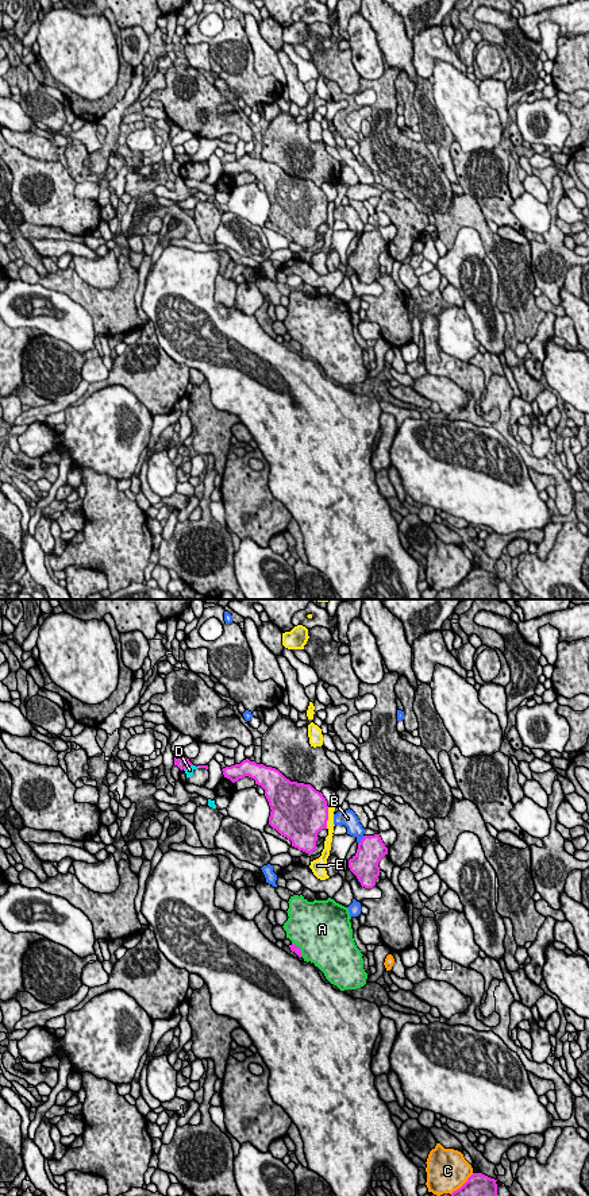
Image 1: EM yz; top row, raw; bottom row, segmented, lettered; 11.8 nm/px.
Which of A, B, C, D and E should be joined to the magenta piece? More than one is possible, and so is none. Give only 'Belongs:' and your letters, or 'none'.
Belongs: none

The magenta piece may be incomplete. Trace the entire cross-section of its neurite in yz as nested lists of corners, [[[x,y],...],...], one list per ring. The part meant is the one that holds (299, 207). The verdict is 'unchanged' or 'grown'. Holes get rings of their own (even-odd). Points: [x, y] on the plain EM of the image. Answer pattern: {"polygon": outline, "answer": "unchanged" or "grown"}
{"polygon": [[[249,154],[222,165],[232,178],[249,171],[265,185],[270,201],[269,220],[292,236],[292,242],[312,248],[317,228],[327,224],[328,201],[311,180],[290,177],[278,165]]], "answer": "unchanged"}

